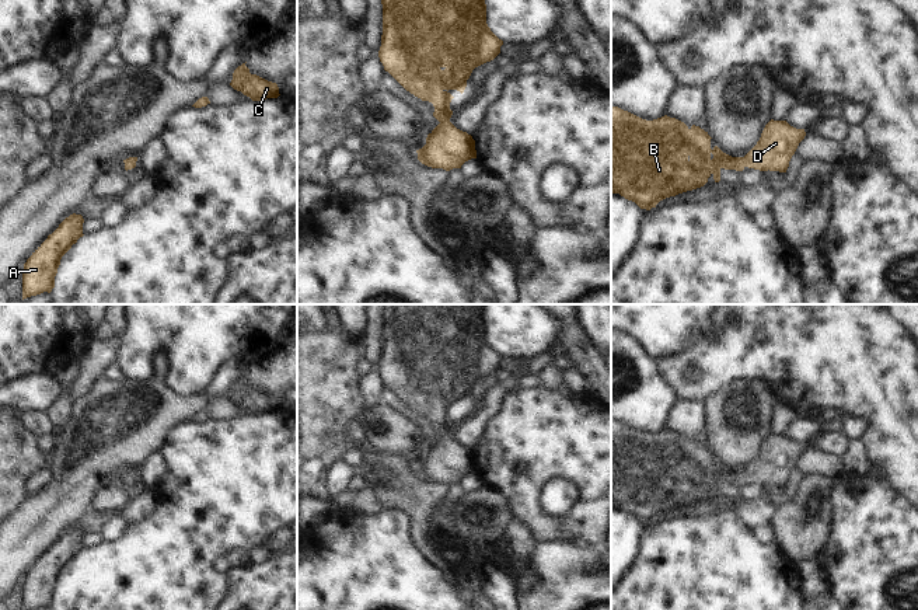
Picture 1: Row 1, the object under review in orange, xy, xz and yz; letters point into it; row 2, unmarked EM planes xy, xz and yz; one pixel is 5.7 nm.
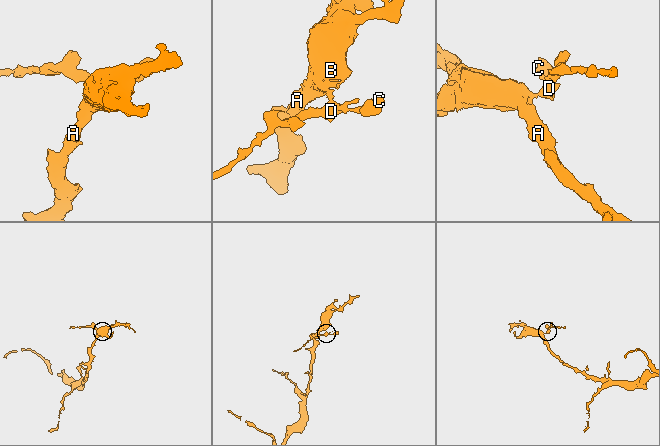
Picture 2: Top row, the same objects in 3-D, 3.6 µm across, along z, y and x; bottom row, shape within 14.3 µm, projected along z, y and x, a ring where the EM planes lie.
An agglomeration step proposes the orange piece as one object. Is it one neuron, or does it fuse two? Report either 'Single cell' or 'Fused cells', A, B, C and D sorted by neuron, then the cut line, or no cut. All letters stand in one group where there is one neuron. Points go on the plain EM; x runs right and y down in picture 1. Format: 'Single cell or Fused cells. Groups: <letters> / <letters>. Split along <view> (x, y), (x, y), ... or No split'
Single cell. Groups: A B C D. No split.

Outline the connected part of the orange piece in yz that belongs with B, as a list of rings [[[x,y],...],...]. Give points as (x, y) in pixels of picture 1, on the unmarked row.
[[[611,419],[611,508],[619,508],[640,523],[650,524],[666,512],[704,501],[711,489],[719,496],[722,482],[743,485],[748,481],[786,487],[804,450],[804,443],[796,443],[786,435],[771,433],[757,459],[744,471],[732,471],[718,460],[712,463],[712,452],[699,440],[688,442],[667,429],[646,435]]]

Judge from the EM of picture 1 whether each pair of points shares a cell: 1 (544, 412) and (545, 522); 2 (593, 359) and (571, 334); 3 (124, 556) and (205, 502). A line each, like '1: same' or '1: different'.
1: same
2: same
3: same

